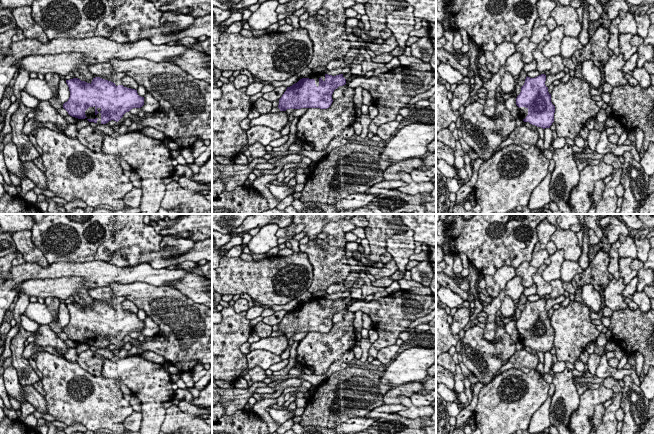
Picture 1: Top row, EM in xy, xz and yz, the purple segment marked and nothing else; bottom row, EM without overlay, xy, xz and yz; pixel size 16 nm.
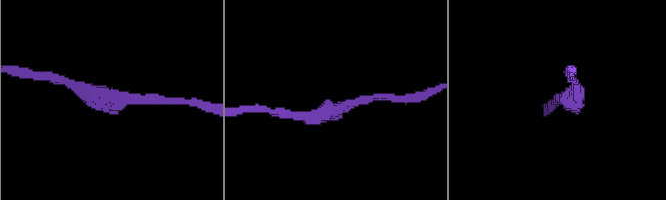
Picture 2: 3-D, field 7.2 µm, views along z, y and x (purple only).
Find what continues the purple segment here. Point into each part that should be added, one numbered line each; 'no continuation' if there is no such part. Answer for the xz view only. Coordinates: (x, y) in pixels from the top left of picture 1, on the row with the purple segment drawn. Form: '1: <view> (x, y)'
1: xz (316, 76)

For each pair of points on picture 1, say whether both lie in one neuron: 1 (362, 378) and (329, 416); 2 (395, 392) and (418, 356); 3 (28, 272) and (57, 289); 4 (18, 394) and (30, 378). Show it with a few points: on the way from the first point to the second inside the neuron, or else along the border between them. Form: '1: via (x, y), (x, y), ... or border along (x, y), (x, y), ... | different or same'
1: via (351, 389), (337, 404), (331, 405) | same
2: border along (420, 380), (406, 382), (393, 387) | different
3: border along (64, 276), (48, 279), (26, 279), (18, 285) | different
4: border along (12, 365), (16, 371), (18, 381), (22, 385) | different

